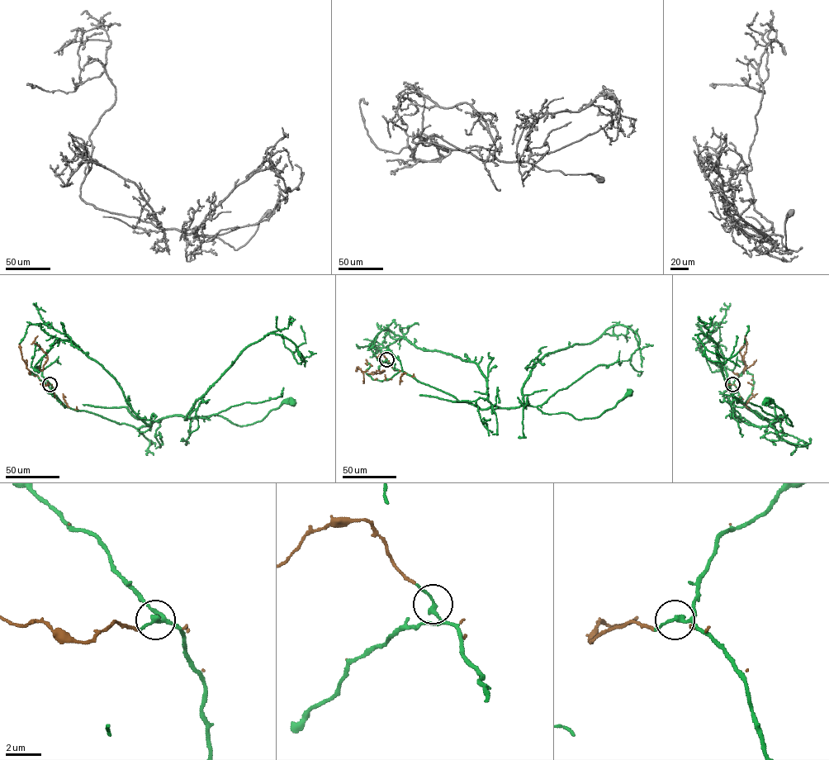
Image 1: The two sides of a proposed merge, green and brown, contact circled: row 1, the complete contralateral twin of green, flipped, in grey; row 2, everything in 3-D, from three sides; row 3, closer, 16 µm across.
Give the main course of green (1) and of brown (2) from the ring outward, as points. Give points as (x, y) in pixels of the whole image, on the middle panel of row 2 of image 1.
1: (386, 359), (459, 401), (482, 397), (515, 408), (543, 356), (622, 325), (639, 337), (630, 364), (637, 374)
2: (386, 358), (379, 370), (385, 374), (386, 380), (400, 380), (404, 372), (413, 377), (413, 373)

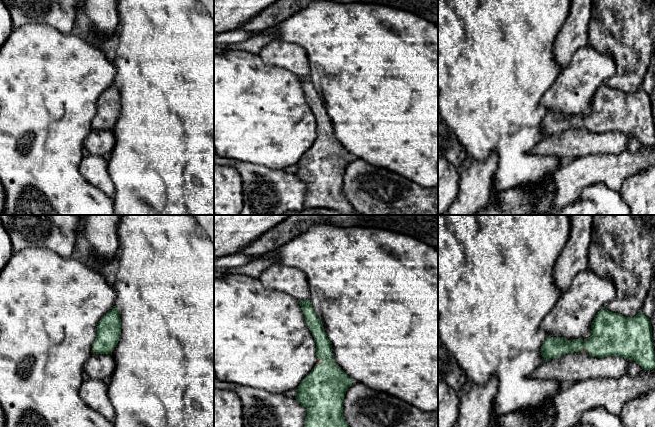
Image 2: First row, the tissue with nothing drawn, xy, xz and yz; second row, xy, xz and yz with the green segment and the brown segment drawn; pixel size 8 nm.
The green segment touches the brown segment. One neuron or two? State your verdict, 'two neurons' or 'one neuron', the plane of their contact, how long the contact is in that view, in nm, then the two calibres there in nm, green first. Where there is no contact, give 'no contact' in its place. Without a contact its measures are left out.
one neuron; meets green in xz; contact 100 nm long; 360 nm thick on the green side, 40 nm on the other

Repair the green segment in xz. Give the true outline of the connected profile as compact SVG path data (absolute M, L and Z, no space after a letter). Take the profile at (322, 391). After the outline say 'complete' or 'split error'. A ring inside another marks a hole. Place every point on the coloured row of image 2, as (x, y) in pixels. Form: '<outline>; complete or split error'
M310 300L299 301L307 326L316 341L316 366L301 381L295 399L307 409L304 427L350 427L343 418L343 403L353 380L338 366L332 345Z; split error

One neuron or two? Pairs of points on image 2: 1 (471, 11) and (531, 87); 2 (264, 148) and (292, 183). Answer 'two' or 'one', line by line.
1: one
2: two

